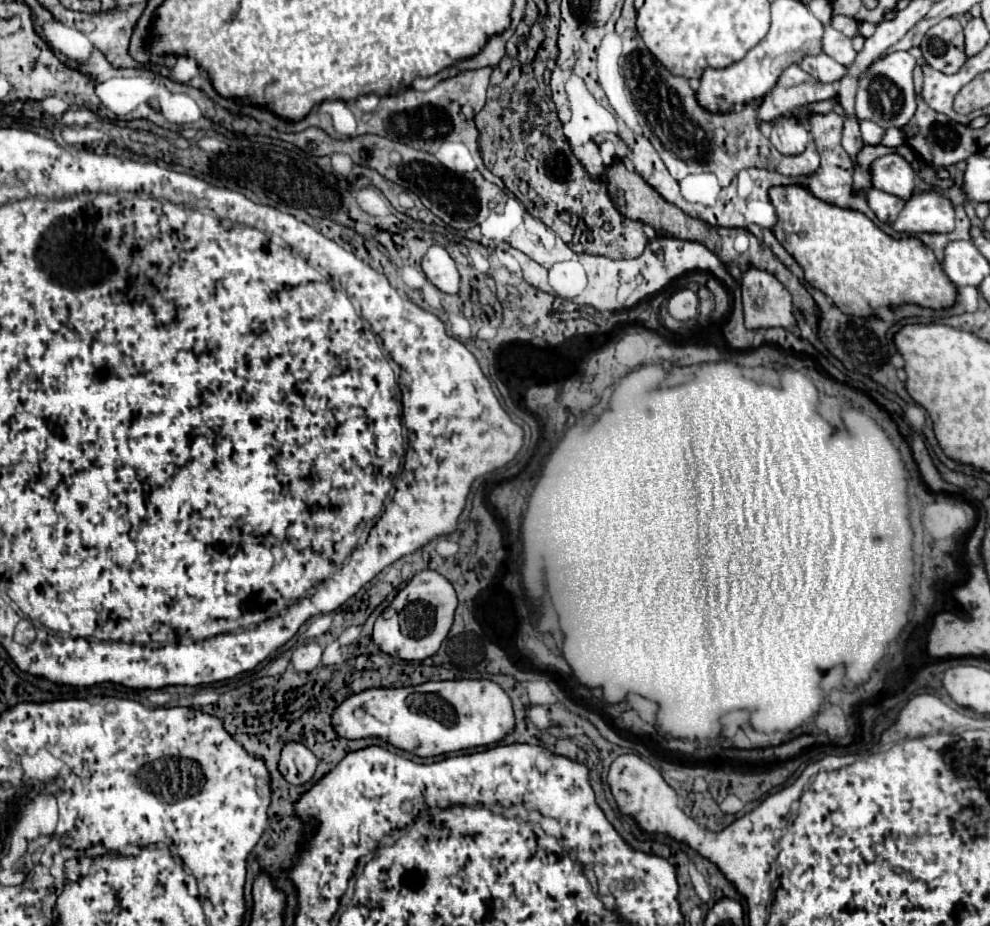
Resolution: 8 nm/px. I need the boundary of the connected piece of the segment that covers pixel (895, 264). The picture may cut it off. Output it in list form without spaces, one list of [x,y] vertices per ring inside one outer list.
[[[801,185],[769,189],[769,197],[779,217],[773,229],[775,237],[803,267],[805,281],[829,295],[843,313],[871,319],[879,307],[913,303],[949,309],[955,305],[957,287],[945,277],[941,263],[923,241],[893,239],[863,213],[817,201]]]

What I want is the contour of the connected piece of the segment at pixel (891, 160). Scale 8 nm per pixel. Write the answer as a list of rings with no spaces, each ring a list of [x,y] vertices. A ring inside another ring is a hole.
[[[899,153],[875,159],[871,163],[871,179],[875,189],[897,195],[905,201],[909,201],[915,191],[915,171]]]

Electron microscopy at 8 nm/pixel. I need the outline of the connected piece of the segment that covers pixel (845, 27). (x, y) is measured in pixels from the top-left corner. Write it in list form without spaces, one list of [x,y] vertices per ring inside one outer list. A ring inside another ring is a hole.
[[[843,15],[833,17],[833,19],[831,19],[831,25],[833,25],[837,31],[841,31],[843,35],[847,35],[847,37],[859,35],[859,29],[857,29],[859,23],[853,21],[853,19],[849,19],[849,17],[843,17]]]

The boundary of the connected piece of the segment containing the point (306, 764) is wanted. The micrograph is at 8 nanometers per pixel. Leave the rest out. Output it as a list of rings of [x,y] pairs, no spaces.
[[[289,743],[281,751],[281,775],[289,783],[303,785],[311,781],[315,769],[317,769],[317,757],[305,745]]]

